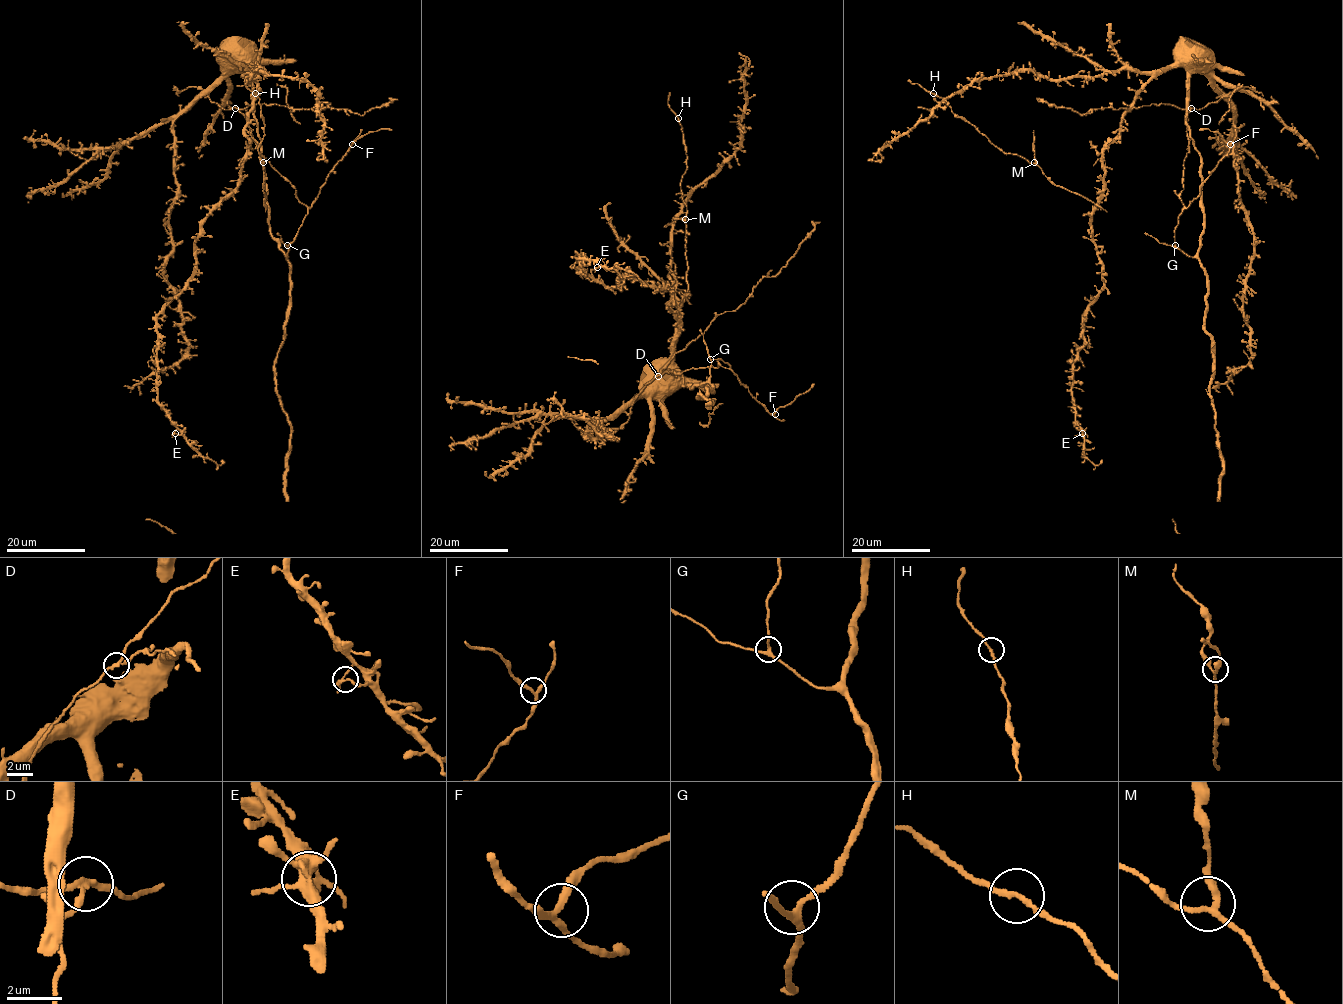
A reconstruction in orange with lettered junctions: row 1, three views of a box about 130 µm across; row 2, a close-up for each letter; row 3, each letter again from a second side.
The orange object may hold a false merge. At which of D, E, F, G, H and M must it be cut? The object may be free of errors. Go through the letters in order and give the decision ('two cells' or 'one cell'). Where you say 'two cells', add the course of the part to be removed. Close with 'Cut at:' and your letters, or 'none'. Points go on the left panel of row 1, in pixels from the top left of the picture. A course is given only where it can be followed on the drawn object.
D: two cells | (236, 108), (277, 104), (295, 109), (341, 109), (362, 115), (372, 108), (381, 108), (397, 99)
E: one cell
F: one cell
G: one cell
H: one cell
M: one cell
Cut at: D

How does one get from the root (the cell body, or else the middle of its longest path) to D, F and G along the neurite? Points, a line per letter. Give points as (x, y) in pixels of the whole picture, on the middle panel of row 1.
D: (669, 305), (680, 323), (670, 364), (625, 409), (628, 413), (635, 396), (658, 376)
F: (669, 305), (680, 323), (670, 364), (625, 410), (629, 413), (640, 391), (665, 372), (720, 364), (775, 414)
G: (669, 305), (680, 323), (673, 370), (680, 371), (683, 384), (690, 388), (704, 384), (710, 378), (710, 359)

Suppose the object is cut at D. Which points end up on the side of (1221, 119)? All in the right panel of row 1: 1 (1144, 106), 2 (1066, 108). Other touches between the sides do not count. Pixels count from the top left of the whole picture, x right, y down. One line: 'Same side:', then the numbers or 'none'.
Same side: none

